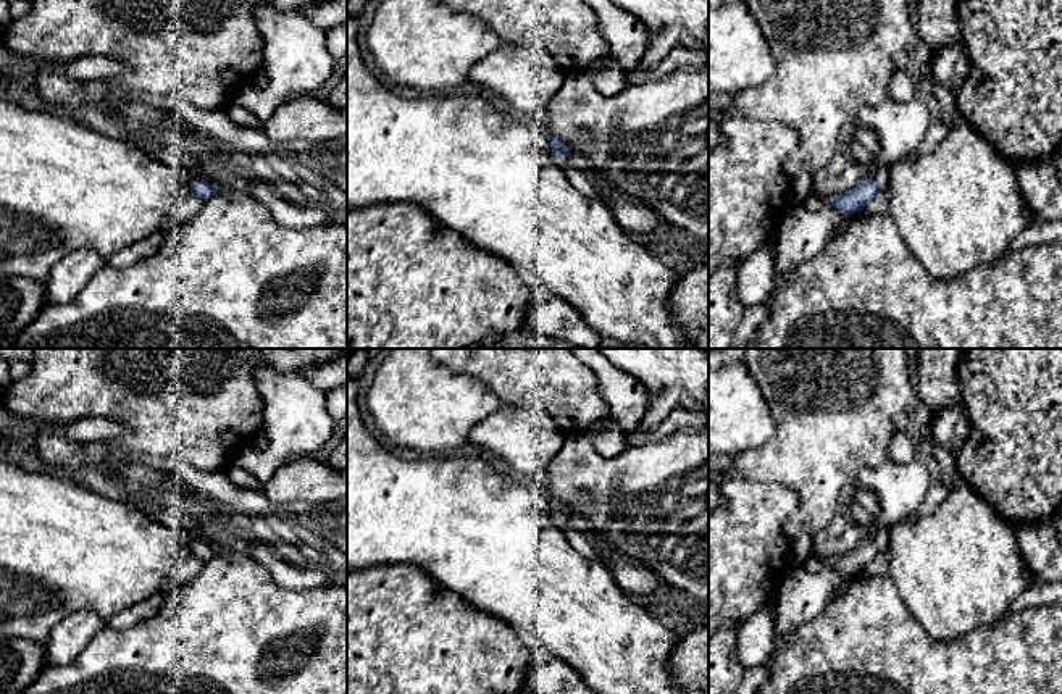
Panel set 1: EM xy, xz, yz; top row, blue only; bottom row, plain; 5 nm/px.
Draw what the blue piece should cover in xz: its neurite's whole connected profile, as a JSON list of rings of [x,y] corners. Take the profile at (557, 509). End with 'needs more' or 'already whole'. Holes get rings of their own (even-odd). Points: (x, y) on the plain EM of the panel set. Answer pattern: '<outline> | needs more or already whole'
[[[547,497],[547,502],[554,516],[554,525],[563,531],[568,521],[571,520],[570,510],[555,497]]] | needs more

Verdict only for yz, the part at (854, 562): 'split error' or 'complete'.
split error

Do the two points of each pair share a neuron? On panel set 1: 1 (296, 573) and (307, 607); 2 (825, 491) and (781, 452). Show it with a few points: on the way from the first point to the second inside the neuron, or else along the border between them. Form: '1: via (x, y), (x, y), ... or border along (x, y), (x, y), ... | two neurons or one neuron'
1: border along (268, 573), (281, 586), (292, 589), (330, 586) | two neurons
2: via (814, 480), (793, 459) | one neuron

